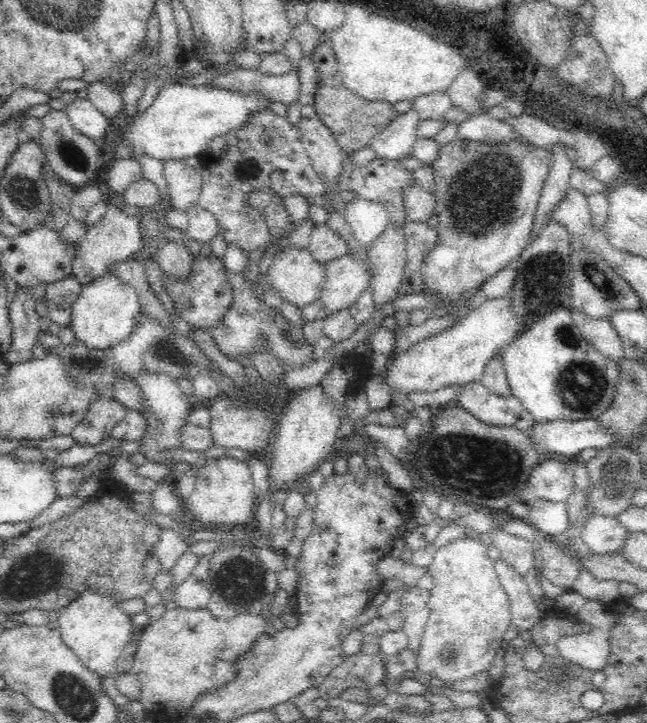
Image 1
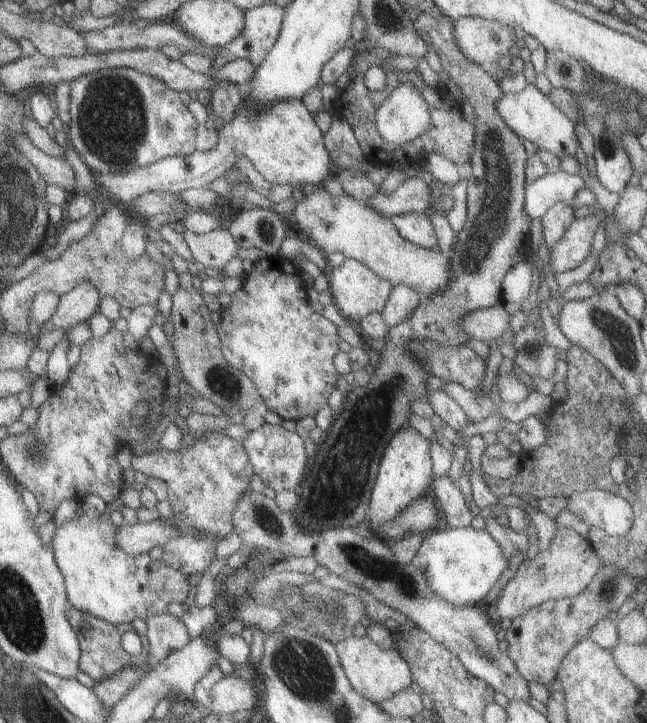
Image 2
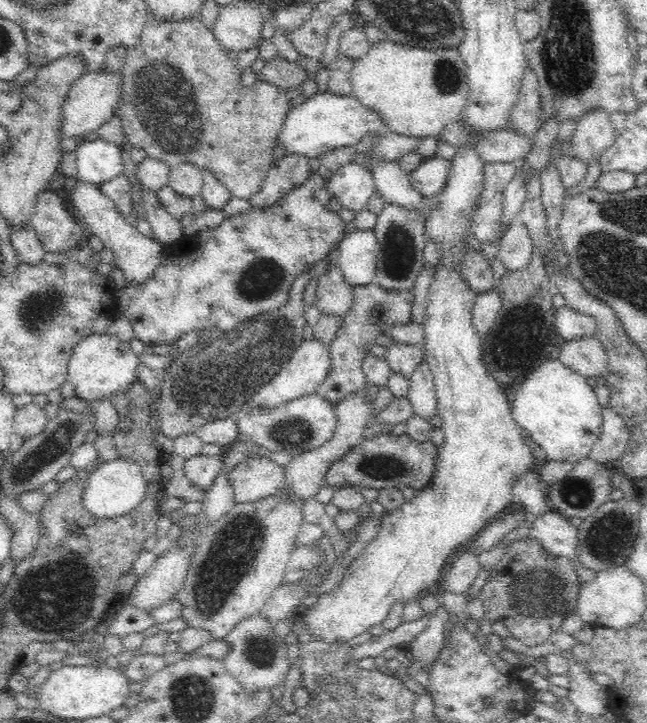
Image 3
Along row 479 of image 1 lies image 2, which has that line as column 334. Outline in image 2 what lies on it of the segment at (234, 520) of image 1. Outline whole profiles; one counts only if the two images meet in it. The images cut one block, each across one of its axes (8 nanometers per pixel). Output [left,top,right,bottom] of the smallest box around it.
[293,189,449,300]

